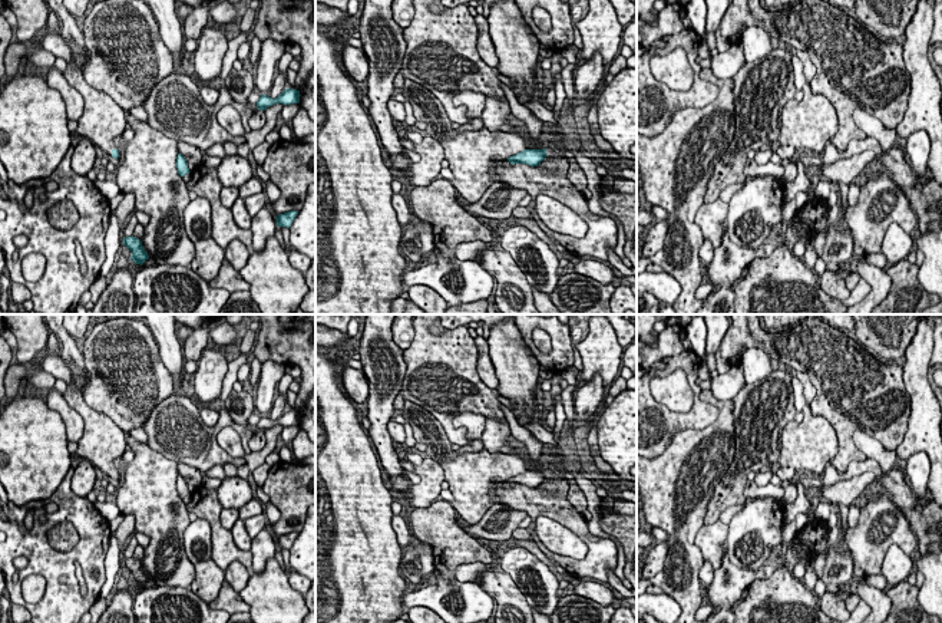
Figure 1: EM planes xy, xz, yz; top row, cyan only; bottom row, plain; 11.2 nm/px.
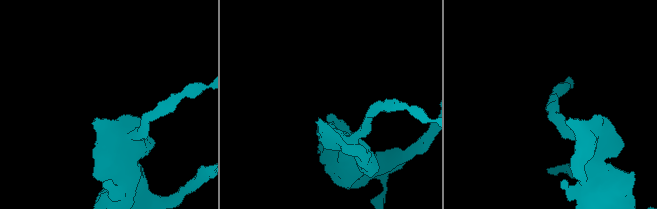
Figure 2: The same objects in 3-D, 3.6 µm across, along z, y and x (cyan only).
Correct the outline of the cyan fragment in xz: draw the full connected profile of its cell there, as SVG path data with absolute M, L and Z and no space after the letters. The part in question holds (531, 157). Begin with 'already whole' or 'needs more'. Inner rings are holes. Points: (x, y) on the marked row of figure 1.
already whole; M546 148L543 149L525 149L510 158L508 161L513 164L526 164L531 167L538 167L546 158Z

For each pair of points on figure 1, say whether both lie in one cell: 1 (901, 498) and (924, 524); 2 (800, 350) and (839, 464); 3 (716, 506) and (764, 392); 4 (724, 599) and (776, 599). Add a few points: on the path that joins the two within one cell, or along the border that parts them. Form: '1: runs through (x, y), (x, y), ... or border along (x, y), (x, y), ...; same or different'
1: runs through (906, 504), (921, 518); same
2: runs through (829, 379), (845, 395), (845, 435); same
3: runs through (736, 477), (754, 448), (759, 421); same
4: border along (767, 579), (756, 579), (731, 607); different

